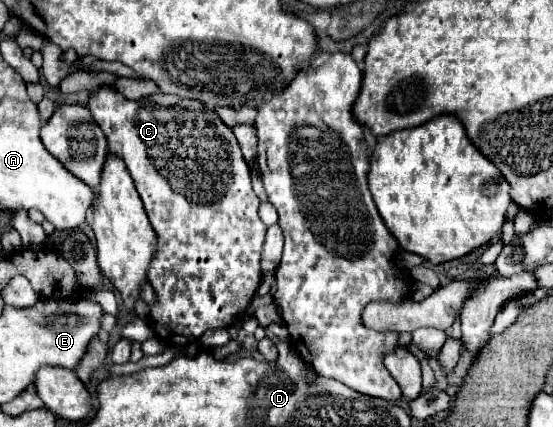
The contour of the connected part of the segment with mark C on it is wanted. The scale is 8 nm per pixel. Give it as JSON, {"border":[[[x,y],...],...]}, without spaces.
{"border":[[[102,86],[98,92],[94,92],[90,96],[88,108],[94,116],[94,120],[98,122],[98,126],[104,130],[106,138],[108,138],[108,146],[110,150],[120,156],[126,166],[130,166],[130,174],[132,180],[136,184],[136,190],[144,202],[146,214],[150,218],[150,224],[158,236],[158,244],[156,244],[156,254],[152,258],[152,264],[148,268],[148,282],[154,288],[156,294],[156,302],[150,306],[150,318],[152,318],[152,332],[164,340],[164,326],[168,328],[166,332],[166,340],[172,344],[172,340],[184,340],[184,342],[192,342],[198,340],[206,330],[216,330],[216,328],[228,328],[232,324],[236,324],[238,316],[242,316],[248,308],[248,304],[252,302],[252,296],[256,294],[258,282],[260,282],[260,254],[262,254],[262,244],[264,244],[264,236],[266,236],[266,224],[262,224],[260,216],[258,216],[258,206],[260,200],[252,190],[252,182],[250,182],[250,170],[248,164],[242,156],[242,150],[234,138],[234,132],[218,118],[218,114],[214,110],[204,108],[202,102],[198,100],[186,100],[186,98],[176,98],[164,92],[156,92],[148,98],[140,98],[140,100],[128,100],[124,98],[120,92]]]}

